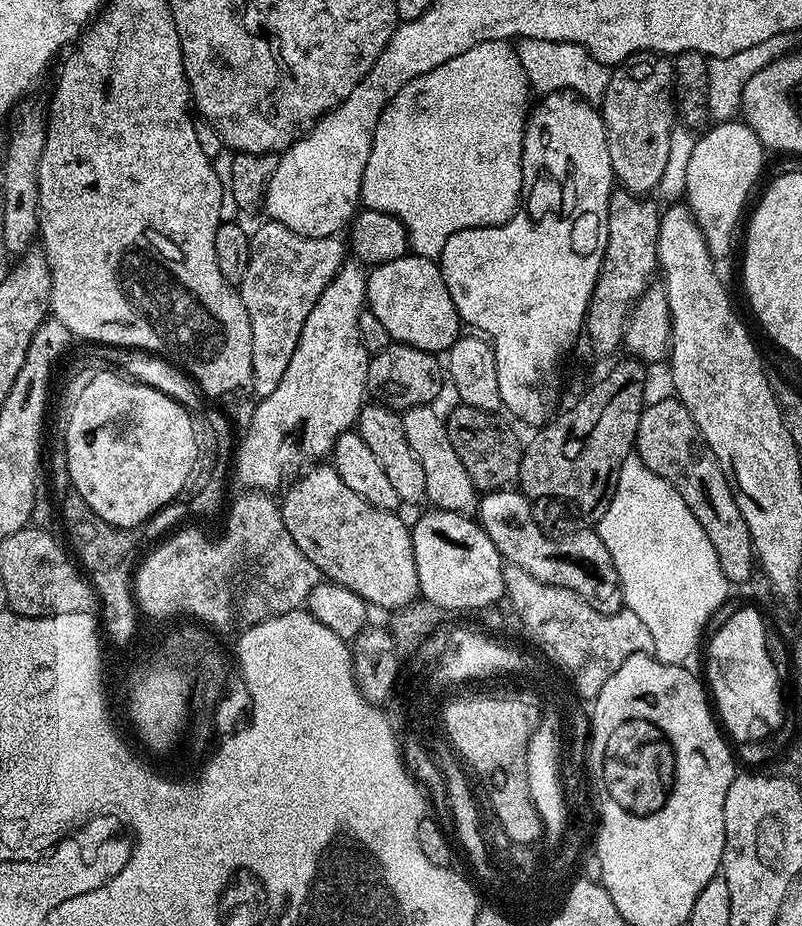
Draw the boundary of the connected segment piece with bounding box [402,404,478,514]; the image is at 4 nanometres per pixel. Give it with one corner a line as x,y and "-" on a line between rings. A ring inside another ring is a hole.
419,404
402,412
406,442
410,442
410,450
418,454
418,462
422,462
422,471
426,474
427,503
445,512
475,513
478,508
476,487
474,482
470,482
466,466
462,466
454,445
450,443
445,417
439,416
434,409
432,404

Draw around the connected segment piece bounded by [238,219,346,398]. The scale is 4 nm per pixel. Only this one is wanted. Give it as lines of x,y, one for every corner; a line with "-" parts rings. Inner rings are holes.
269,219
250,236
250,262
246,262
246,274
240,279
238,291
246,306
246,314
250,314
250,334
252,335
252,386
251,391
263,398
278,390
278,382
282,382
282,374
286,374
286,366
290,366
290,358
294,355
294,346
298,346
298,338
302,334
302,326
306,326
306,318
310,318
310,310
314,310
314,302
326,290
326,286
338,274
338,270
346,263
346,244
340,241
339,235
326,238
306,238
294,230

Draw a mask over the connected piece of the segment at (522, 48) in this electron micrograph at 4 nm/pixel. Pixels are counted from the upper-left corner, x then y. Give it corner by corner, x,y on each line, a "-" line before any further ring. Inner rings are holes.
526,38
515,45
516,57
528,79
528,87
533,93
547,94
557,91
571,91
591,104
603,101
611,71
593,58
576,43
550,42
538,38

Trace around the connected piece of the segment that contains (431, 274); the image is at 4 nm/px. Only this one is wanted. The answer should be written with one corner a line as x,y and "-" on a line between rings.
409,254
375,265
368,272
366,308
386,326
386,334
395,343
409,344
423,352
447,353
462,335
462,321
450,290
446,290
439,263
425,256

